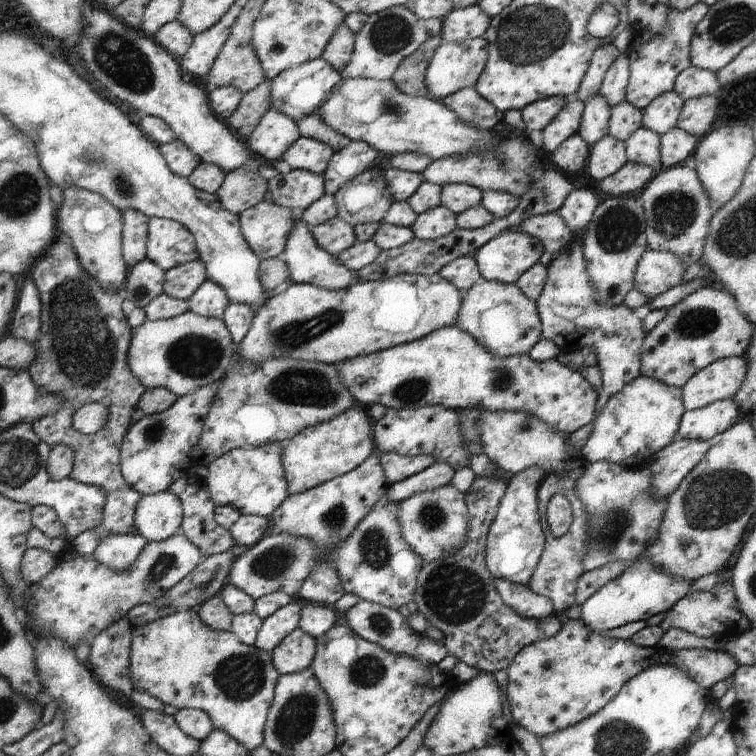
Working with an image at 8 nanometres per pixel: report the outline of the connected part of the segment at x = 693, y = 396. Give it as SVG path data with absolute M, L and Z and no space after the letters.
M744 356L723 358L691 376L681 388L685 409L690 411L714 401L733 399L746 380L747 366Z

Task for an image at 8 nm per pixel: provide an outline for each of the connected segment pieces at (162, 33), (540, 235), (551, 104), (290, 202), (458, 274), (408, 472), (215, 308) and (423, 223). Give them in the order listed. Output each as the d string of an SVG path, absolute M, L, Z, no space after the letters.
M180 20L164 24L158 28L158 32L152 38L177 60L188 52L193 41L192 33Z
M554 212L532 216L524 220L522 224L518 224L518 226L514 226L509 230L523 232L528 236L538 238L542 242L544 250L554 256L572 241L571 228L562 220L559 214Z
M552 96L552 98L537 100L522 108L520 114L522 114L525 131L528 133L532 130L544 130L569 100L562 96Z
M292 169L268 181L268 198L281 207L306 210L325 195L324 182L323 174Z
M474 255L454 259L444 266L439 273L442 278L445 278L450 284L454 284L463 293L482 280Z
M390 452L390 454L379 453L378 455L382 470L384 470L384 476L386 476L386 486L398 484L398 482L422 472L425 468L437 462L432 456L425 454L400 456L400 454Z
M208 278L187 301L190 311L203 317L219 319L222 318L225 308L230 303L224 288Z
M444 205L417 215L412 232L417 239L433 241L450 234L457 228L456 215Z

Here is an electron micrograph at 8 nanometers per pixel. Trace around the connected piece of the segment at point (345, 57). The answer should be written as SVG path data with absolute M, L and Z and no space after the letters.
M342 22L326 44L322 58L339 73L346 68L354 52L354 33Z

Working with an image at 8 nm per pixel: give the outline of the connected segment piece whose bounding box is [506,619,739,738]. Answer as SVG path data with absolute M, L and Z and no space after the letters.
M570 619L562 623L562 630L556 636L522 648L506 669L513 720L537 737L555 734L596 714L628 680L656 664L672 664L707 689L732 677L739 667L736 659L724 652L696 648L666 654L662 648L644 648L636 646L631 639L604 636L589 629L580 619Z

